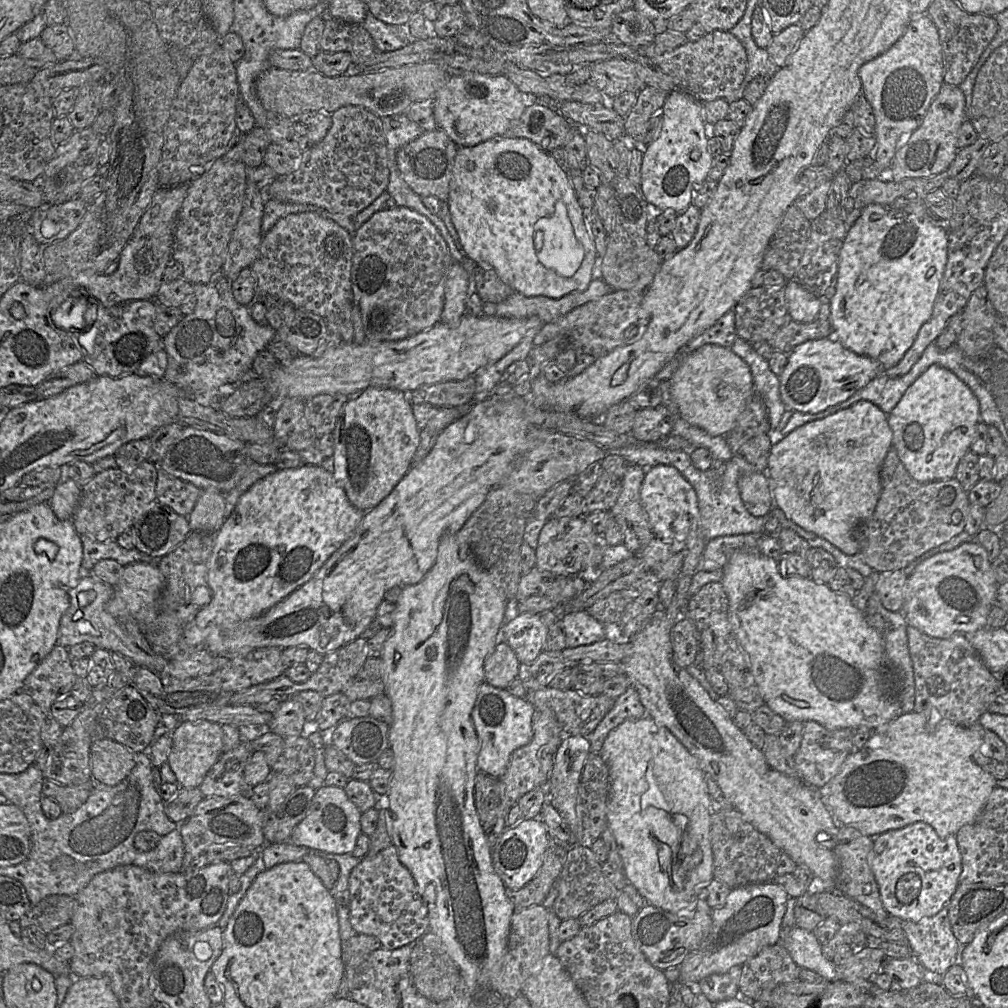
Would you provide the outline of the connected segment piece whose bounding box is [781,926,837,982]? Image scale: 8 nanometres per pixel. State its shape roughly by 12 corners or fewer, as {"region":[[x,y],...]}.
{"region":[[782,928],[781,943],[800,968],[828,982],[837,966],[813,931]]}

